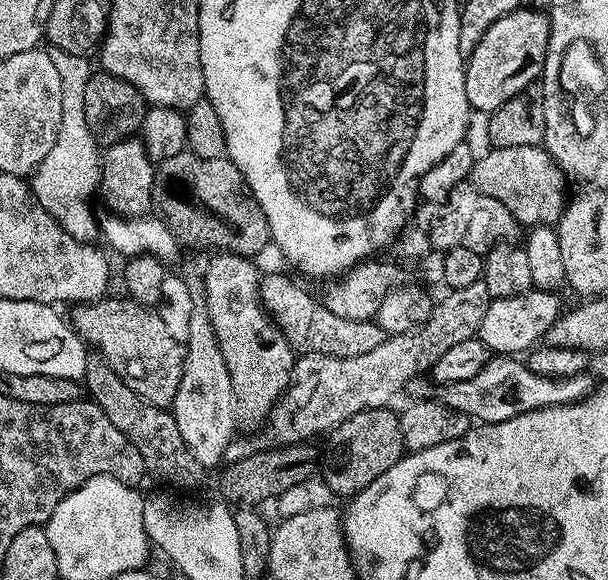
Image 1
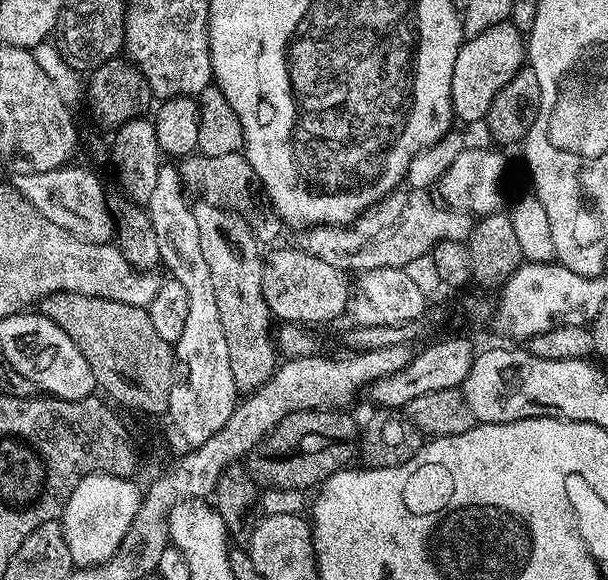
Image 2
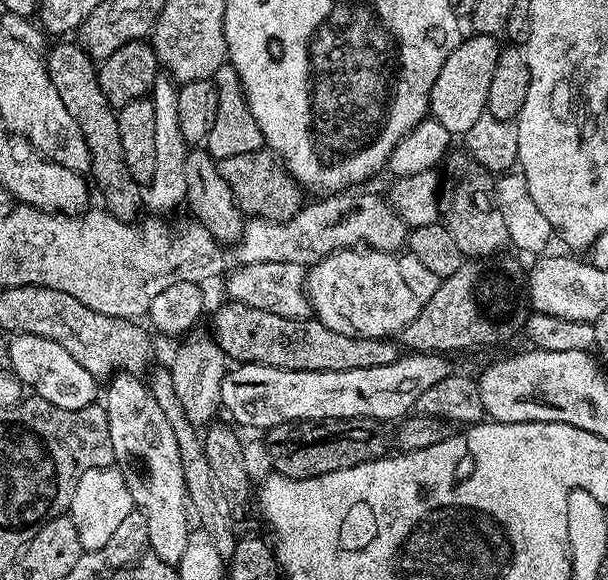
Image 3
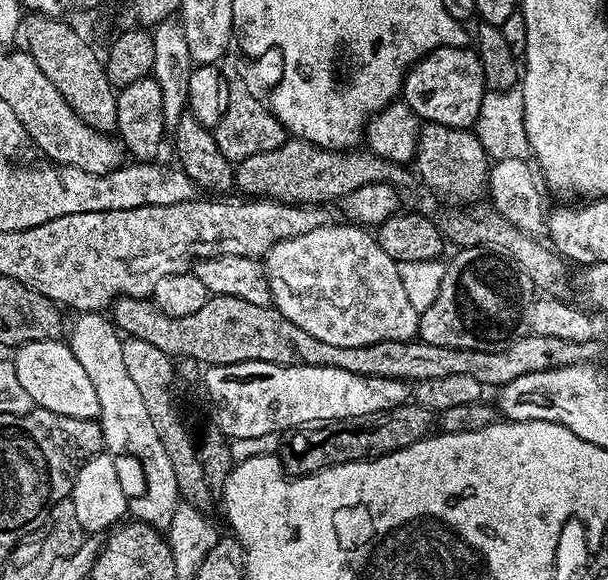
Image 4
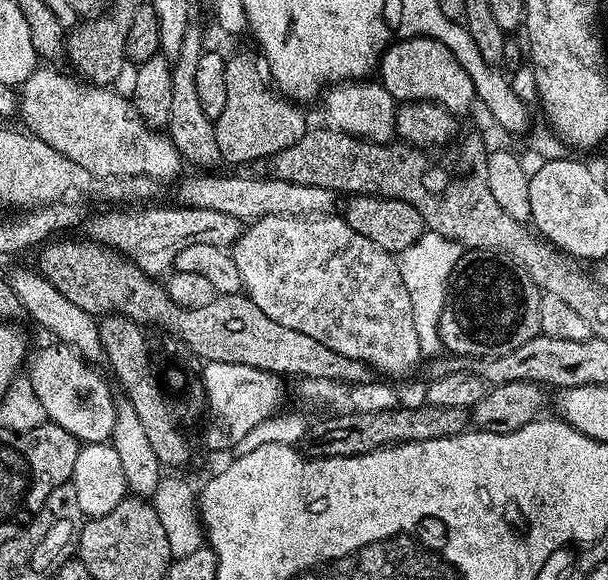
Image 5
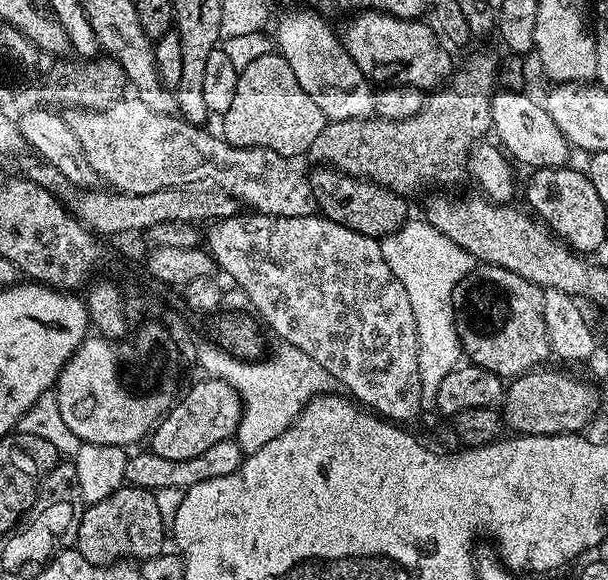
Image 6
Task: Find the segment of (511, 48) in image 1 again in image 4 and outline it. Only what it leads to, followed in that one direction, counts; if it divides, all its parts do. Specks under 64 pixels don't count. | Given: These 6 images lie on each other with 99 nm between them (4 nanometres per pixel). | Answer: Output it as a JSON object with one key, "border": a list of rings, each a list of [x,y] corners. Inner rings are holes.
{"border":[[[468,46],[435,48],[417,60],[404,77],[403,103],[409,104],[421,121],[455,128],[472,128],[479,118],[485,94],[482,62]]]}

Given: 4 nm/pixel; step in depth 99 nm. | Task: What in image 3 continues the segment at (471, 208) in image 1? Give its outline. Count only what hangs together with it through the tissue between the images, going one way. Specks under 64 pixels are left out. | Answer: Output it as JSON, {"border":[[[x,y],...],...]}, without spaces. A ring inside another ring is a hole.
{"border":[[[372,192],[355,194],[333,194],[317,199],[317,204],[305,203],[298,214],[289,220],[257,220],[249,219],[245,223],[240,239],[231,245],[232,256],[237,265],[254,262],[290,262],[301,266],[311,266],[324,256],[338,251],[340,248],[351,248],[364,245],[379,252],[399,253],[406,244],[406,225],[398,218],[383,195],[375,196]]]}

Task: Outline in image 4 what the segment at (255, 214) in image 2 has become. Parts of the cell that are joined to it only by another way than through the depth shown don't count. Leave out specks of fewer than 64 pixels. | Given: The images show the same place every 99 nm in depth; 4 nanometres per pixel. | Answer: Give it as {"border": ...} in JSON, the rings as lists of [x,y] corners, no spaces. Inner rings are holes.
{"border":[[[289,138],[282,146],[266,150],[266,154],[250,154],[234,168],[234,184],[250,198],[278,200],[281,204],[318,206],[324,201],[348,196],[367,184],[394,184],[403,186],[408,180],[408,168],[392,164],[375,156],[371,150],[333,150],[320,148],[309,140]]]}

